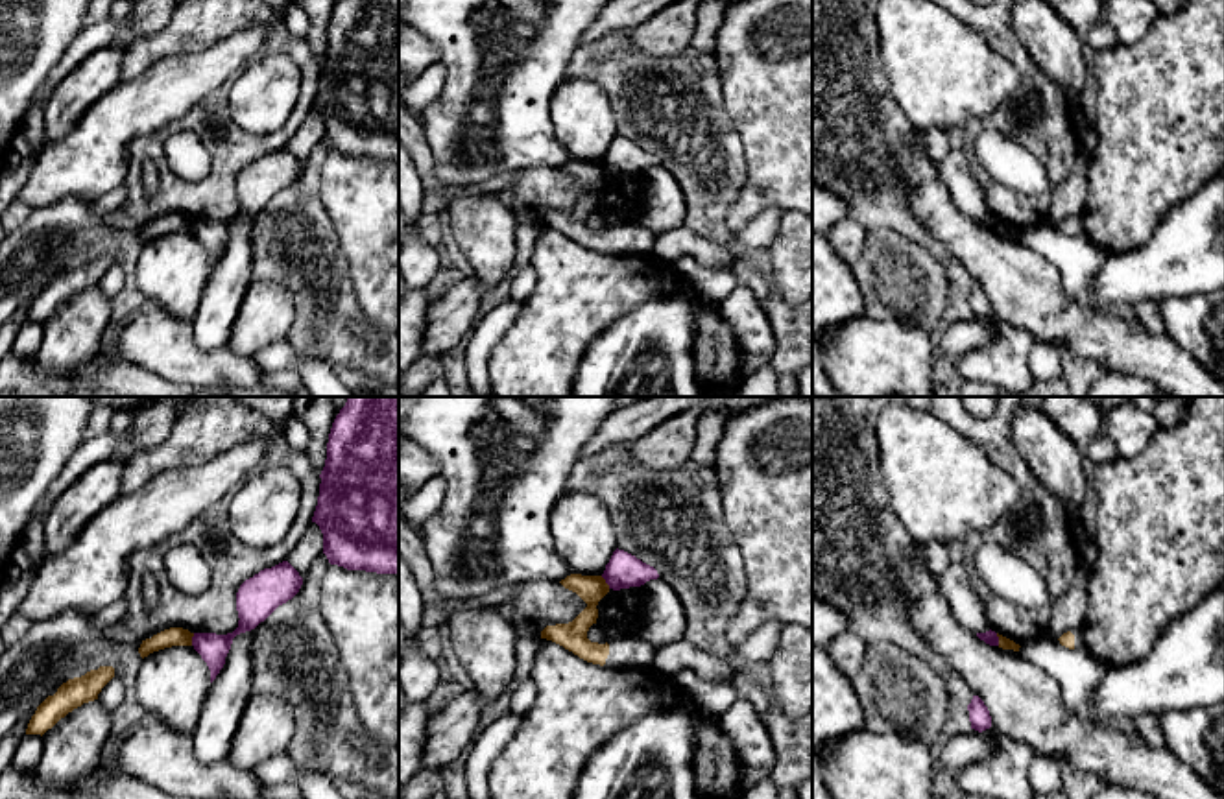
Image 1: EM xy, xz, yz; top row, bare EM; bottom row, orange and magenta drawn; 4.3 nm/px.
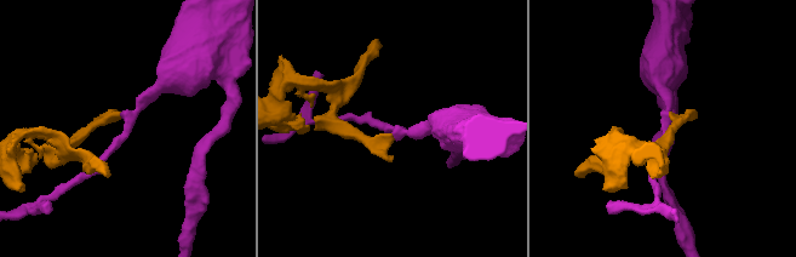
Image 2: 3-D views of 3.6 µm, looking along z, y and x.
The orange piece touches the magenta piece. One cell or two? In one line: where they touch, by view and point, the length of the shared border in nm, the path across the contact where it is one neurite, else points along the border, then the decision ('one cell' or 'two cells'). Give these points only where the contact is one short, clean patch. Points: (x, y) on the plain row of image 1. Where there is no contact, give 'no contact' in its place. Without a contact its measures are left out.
meets orange in xy at (191, 226); contact 60 nm long; border along xy (194, 220), (191, 231); two cells

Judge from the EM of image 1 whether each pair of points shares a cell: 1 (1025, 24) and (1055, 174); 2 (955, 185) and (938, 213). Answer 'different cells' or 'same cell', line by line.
1: different cells
2: different cells

